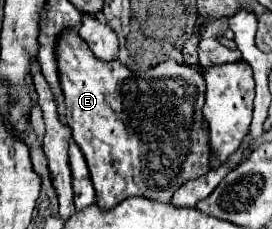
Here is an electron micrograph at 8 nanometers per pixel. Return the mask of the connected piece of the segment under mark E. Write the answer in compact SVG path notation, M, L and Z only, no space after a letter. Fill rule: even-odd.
M70 29L70 31L64 31L58 39L58 47L56 47L56 57L58 57L58 69L60 69L60 85L62 85L62 91L64 91L64 101L66 101L66 123L68 127L72 129L72 139L76 141L76 145L80 147L80 151L84 153L84 159L88 163L88 169L90 169L90 179L94 183L94 189L96 189L96 205L100 209L112 209L116 207L118 203L122 203L124 199L128 197L134 197L134 195L140 195L140 197L146 197L146 199L152 199L152 201L160 201L160 203L170 203L174 191L184 185L186 181L190 179L196 179L200 175L206 175L210 171L208 167L208 155L210 155L210 149L208 149L208 129L204 127L204 117L202 117L202 107L204 107L204 91L206 91L206 83L204 83L204 77L194 71L192 67L188 65L180 65L176 61L164 61L160 65L154 67L154 71L150 73L138 73L138 71L130 71L126 65L122 65L118 59L114 59L112 63L104 63L102 59L96 59L90 51L90 47L80 39L78 31L76 29ZM144 173L150 173L150 179L144 179Z

